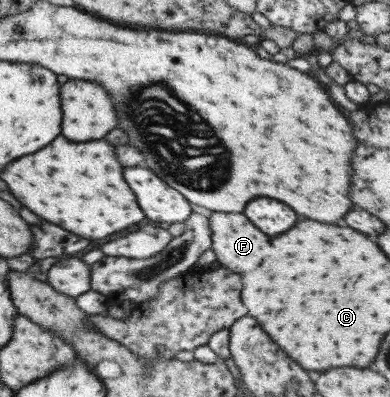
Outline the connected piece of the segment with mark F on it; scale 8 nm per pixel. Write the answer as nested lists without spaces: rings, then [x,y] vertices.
[[[213,212],[209,216],[209,226],[211,226],[211,238],[213,238],[213,252],[217,256],[217,261],[221,262],[225,268],[237,272],[237,274],[245,274],[251,272],[253,268],[257,268],[257,264],[261,264],[261,260],[267,256],[269,252],[269,236],[259,232],[249,218],[245,218],[243,214],[225,214],[225,212]]]

